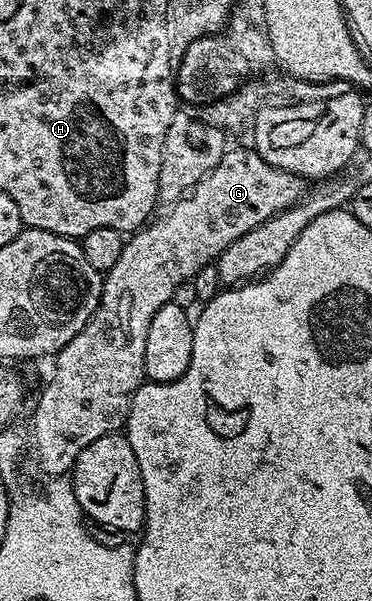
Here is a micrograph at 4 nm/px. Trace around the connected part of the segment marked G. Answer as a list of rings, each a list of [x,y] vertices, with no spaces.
[[[230,148],[220,164],[216,164],[214,171],[196,183],[186,197],[173,203],[163,218],[155,217],[126,238],[120,260],[116,260],[116,264],[105,271],[96,312],[80,333],[72,336],[72,340],[68,340],[68,344],[64,344],[64,348],[53,355],[54,371],[34,408],[34,447],[30,454],[40,473],[60,476],[73,471],[74,461],[80,452],[84,452],[84,448],[88,448],[88,444],[92,444],[92,440],[100,440],[100,436],[121,431],[125,427],[132,396],[142,387],[146,378],[144,344],[148,340],[152,316],[156,316],[156,312],[160,312],[160,308],[173,299],[176,288],[182,282],[193,280],[205,265],[216,263],[234,240],[303,201],[302,186],[303,179],[268,164],[257,150]]]

